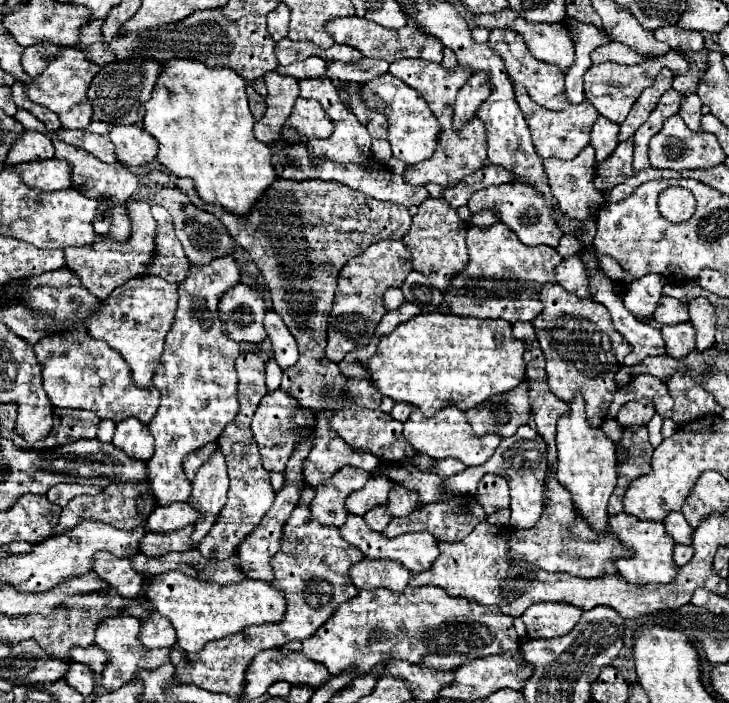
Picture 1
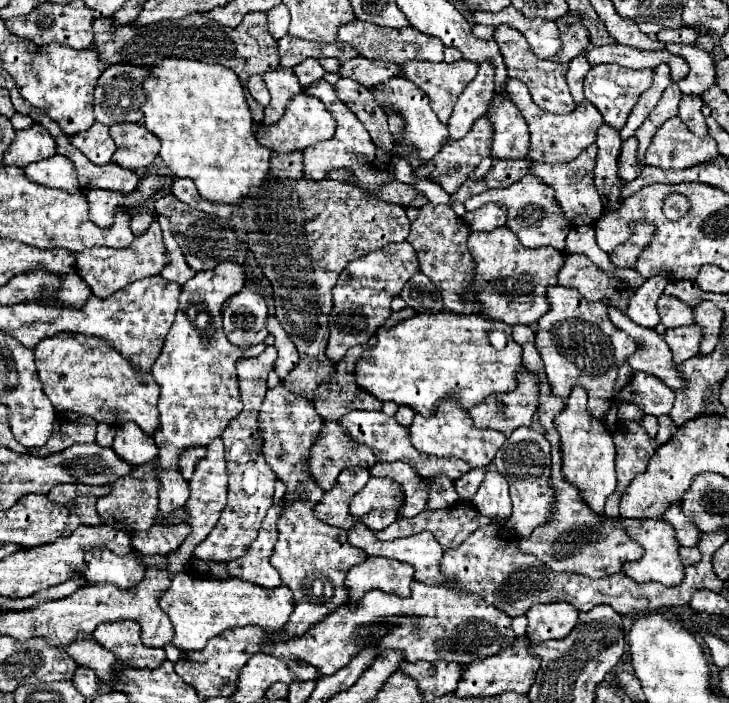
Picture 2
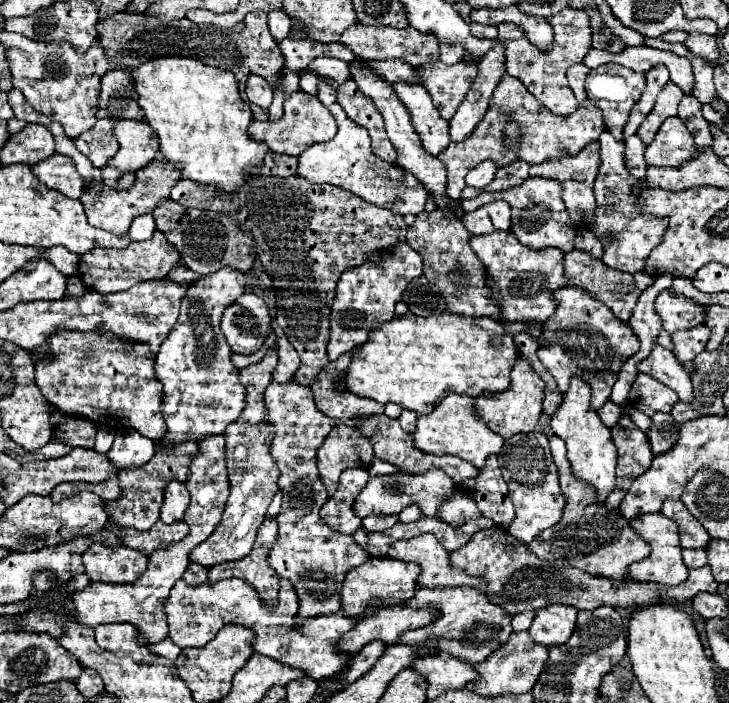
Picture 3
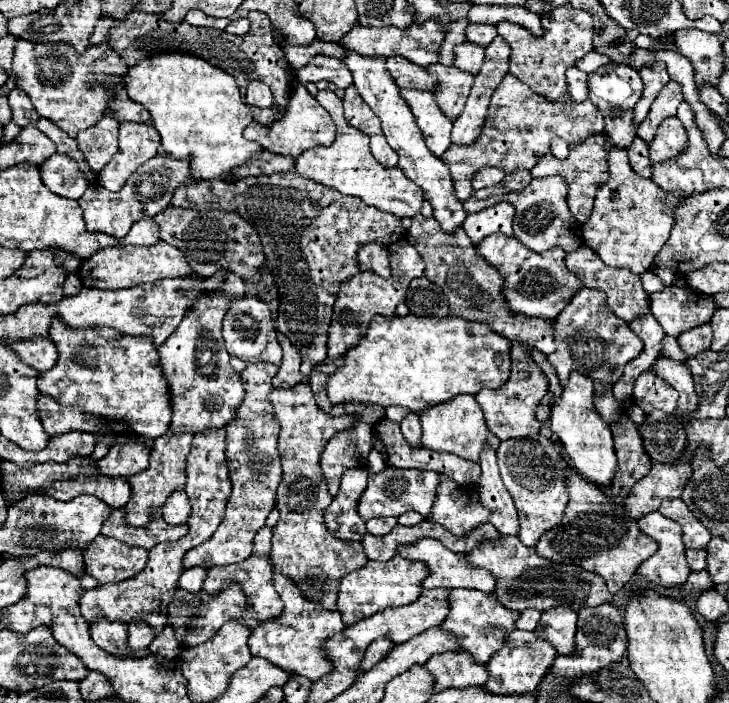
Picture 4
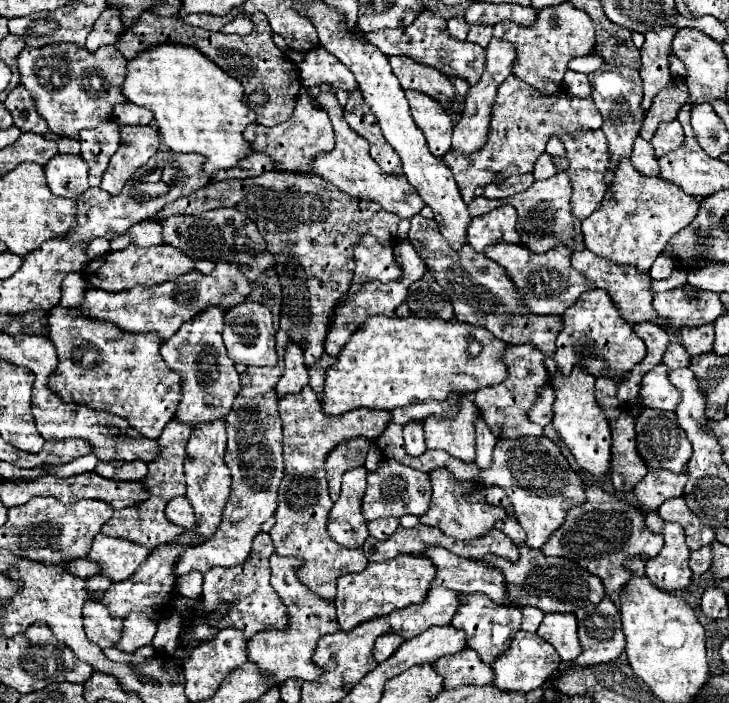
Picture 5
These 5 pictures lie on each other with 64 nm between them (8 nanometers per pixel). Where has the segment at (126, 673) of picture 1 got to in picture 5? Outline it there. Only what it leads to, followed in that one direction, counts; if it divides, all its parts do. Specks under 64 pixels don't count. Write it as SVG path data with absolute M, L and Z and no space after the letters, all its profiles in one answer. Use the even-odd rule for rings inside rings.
M88 598L84 604L84 632L86 638L100 648L114 646L122 636L122 620L108 616L108 608L104 604L96 604L96 598Z

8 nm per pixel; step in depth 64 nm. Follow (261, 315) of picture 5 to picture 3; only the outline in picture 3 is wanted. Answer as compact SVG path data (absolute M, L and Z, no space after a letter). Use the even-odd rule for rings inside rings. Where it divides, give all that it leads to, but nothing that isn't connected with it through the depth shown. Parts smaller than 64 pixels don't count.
M244 292L222 316L222 332L236 354L256 354L272 332L270 324L268 306L252 292Z

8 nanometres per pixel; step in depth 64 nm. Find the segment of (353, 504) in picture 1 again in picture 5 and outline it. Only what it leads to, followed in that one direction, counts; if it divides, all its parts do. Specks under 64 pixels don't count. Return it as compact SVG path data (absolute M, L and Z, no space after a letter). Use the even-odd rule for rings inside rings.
M382 458L378 468L368 472L366 482L368 482L368 486L366 486L366 494L364 494L364 502L362 502L362 514L366 520L376 520L382 516L402 518L406 514L422 516L430 506L432 486L430 486L428 474L408 468L396 460Z

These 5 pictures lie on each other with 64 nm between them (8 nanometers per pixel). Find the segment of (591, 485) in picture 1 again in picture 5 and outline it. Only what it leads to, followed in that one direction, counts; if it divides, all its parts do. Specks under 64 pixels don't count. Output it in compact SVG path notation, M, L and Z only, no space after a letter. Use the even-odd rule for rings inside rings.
M574 368L568 376L564 376L560 370L556 370L556 376L550 376L550 386L556 394L552 426L560 434L562 442L570 448L576 462L592 476L602 478L610 470L610 426L602 408L596 404L594 380L596 378L582 368Z

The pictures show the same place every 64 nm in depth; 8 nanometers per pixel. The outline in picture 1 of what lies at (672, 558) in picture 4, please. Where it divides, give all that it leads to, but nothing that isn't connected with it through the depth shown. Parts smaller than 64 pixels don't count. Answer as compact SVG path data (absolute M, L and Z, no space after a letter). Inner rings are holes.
M616 514L610 518L610 530L620 538L620 542L624 546L630 546L634 550L634 558L616 560L616 568L618 568L620 576L630 580L632 584L650 584L650 582L668 584L676 578L678 566L672 560L674 540L666 534L662 522L654 522L654 520L644 522L644 520L636 520L634 516L628 516L628 514Z

